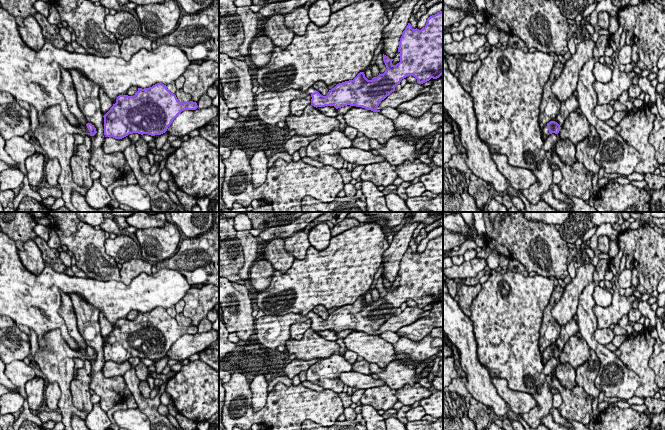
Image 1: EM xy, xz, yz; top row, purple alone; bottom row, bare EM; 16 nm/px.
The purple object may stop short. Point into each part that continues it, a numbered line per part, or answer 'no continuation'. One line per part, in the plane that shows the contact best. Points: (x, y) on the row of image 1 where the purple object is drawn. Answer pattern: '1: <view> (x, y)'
1: xy (56, 136)

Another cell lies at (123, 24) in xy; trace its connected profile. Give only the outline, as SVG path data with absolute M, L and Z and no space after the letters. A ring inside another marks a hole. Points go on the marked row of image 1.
M121 10L115 15L106 15L105 28L117 39L125 39L131 35L136 35L140 27L140 22L131 13Z

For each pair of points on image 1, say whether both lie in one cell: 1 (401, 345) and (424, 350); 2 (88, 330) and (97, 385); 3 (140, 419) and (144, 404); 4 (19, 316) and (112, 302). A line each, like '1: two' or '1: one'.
1: one
2: one
3: two
4: one

